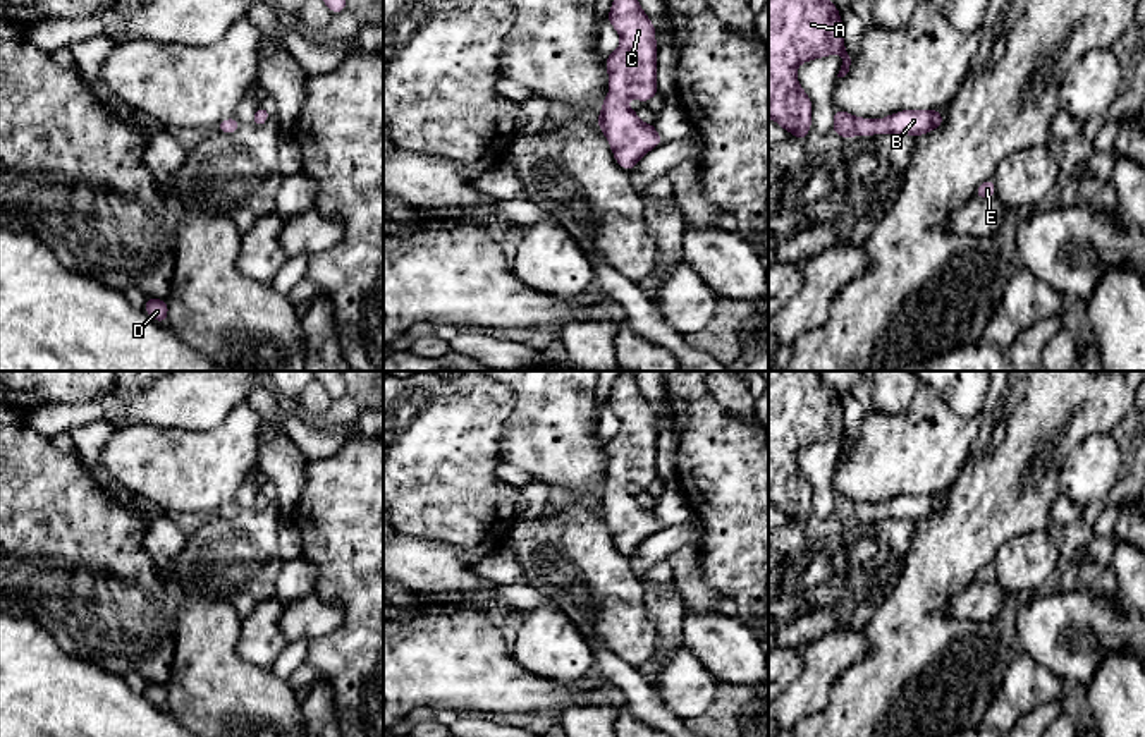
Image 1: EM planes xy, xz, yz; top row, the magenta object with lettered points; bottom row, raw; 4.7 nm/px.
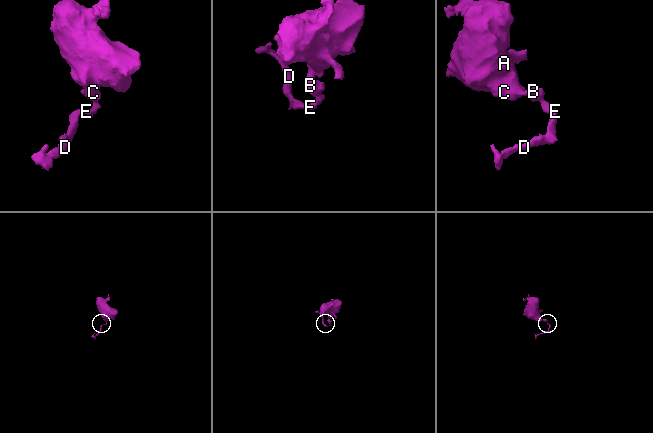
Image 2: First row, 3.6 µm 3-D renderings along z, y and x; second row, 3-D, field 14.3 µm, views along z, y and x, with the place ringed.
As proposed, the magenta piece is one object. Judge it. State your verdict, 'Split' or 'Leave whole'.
Leave whole

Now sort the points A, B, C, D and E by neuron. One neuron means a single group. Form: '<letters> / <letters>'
A B C D E

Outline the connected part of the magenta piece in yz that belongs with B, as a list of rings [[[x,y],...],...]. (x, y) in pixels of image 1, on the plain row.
[[[834,493],[834,510],[830,517],[846,526],[851,521],[875,519],[909,519],[913,522],[942,512],[942,495],[901,495],[880,505],[854,502],[844,495]]]

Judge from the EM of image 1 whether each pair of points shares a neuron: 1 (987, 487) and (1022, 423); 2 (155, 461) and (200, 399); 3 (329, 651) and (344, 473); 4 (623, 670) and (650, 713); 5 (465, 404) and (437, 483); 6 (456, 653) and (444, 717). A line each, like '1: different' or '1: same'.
1: same
2: different
3: same
4: same
5: same
6: different

